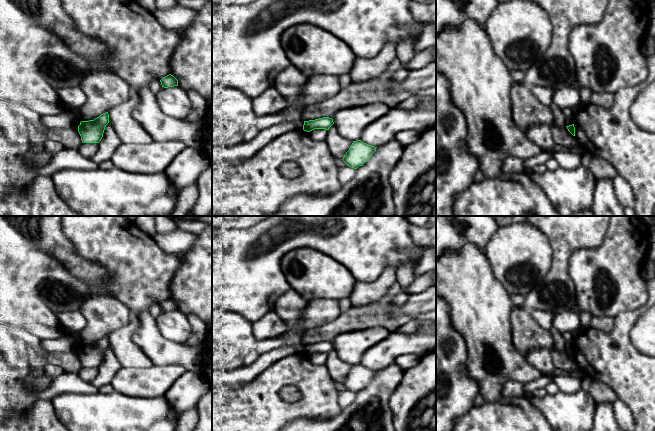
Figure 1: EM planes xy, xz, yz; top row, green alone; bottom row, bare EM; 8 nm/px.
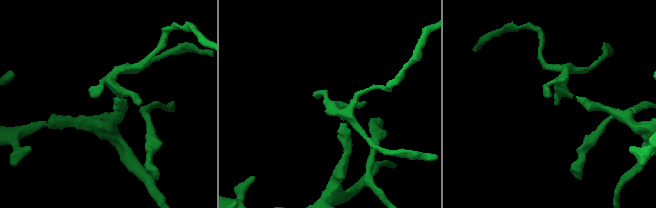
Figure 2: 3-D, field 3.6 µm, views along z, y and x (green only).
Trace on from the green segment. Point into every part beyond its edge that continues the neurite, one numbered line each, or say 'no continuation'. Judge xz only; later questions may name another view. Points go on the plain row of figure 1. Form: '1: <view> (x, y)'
no continuation

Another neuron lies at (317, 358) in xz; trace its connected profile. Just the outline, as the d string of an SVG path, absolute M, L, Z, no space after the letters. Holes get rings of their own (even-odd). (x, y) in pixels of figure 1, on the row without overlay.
M314 353L309 356L310 361L316 365L325 365L328 358L326 353Z

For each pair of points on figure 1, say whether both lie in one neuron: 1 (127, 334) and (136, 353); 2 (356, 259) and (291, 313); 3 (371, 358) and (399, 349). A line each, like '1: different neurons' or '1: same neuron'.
1: same neuron
2: different neurons
3: same neuron

